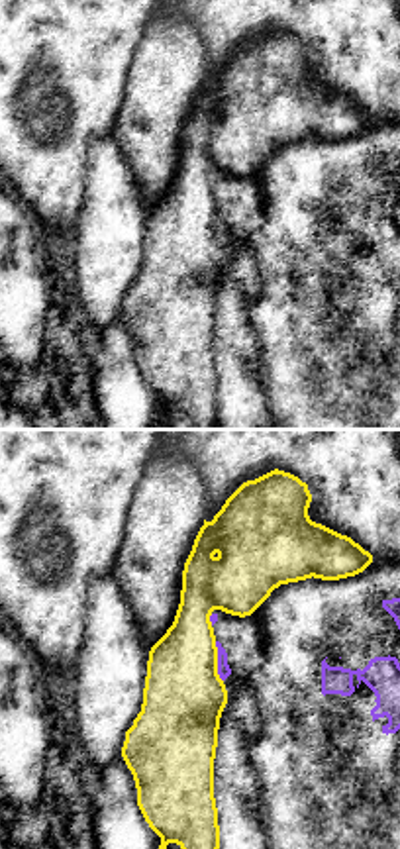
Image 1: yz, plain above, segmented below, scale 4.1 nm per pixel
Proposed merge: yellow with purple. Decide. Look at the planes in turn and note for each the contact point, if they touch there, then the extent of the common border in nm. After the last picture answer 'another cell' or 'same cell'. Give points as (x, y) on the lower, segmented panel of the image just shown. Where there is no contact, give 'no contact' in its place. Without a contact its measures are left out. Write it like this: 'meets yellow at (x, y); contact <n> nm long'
meets yellow at (216, 661); contact 170 nm long

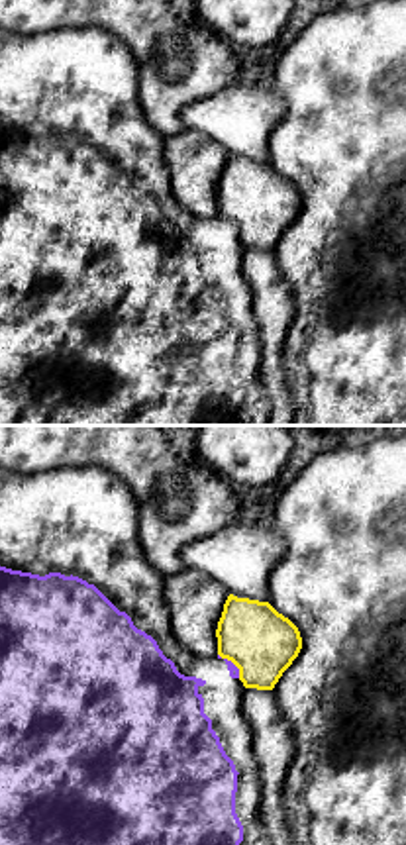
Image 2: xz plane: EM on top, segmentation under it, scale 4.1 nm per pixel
meets yellow at (232, 661); contact 140 nm long

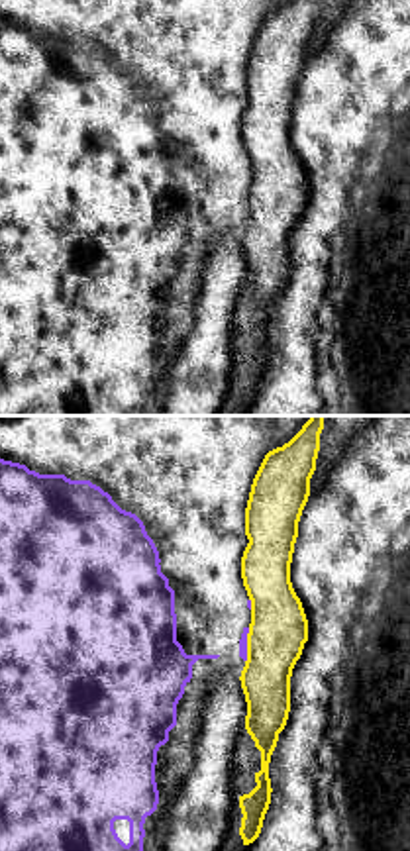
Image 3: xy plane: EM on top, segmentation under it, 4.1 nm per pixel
meets yellow at (248, 646); contact 140 nm long

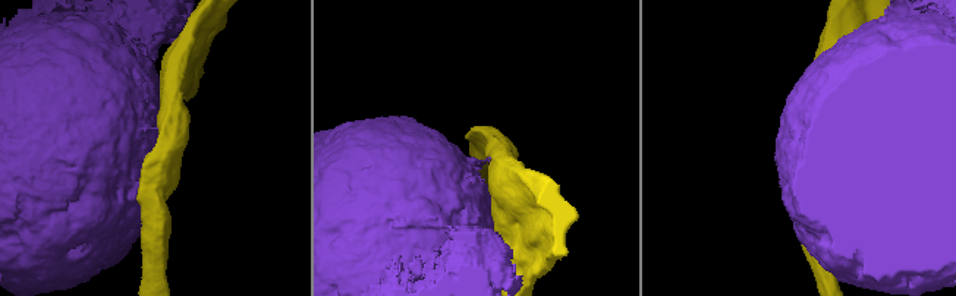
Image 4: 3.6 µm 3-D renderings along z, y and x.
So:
another cell

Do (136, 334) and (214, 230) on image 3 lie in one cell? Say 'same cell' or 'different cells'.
same cell

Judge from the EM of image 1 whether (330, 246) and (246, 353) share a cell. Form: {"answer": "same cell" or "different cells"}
{"answer": "different cells"}

